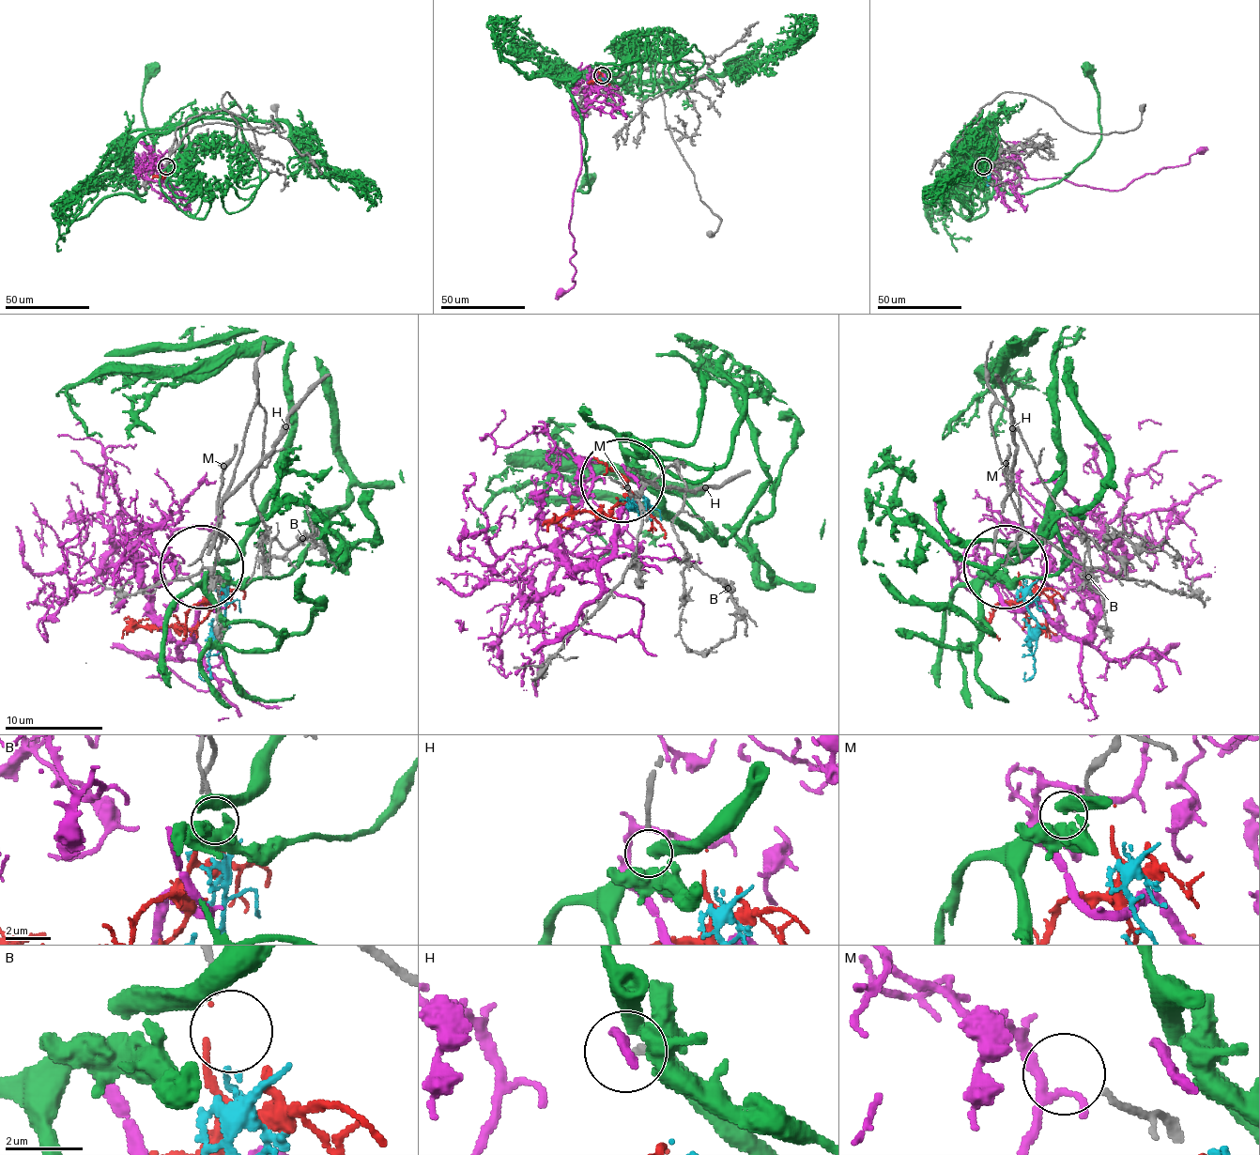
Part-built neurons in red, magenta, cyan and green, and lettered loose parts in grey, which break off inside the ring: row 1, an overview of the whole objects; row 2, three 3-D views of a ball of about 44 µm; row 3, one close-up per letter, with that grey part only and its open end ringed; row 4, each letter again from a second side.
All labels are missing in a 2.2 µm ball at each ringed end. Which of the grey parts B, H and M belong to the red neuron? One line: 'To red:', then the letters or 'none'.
To red: none

